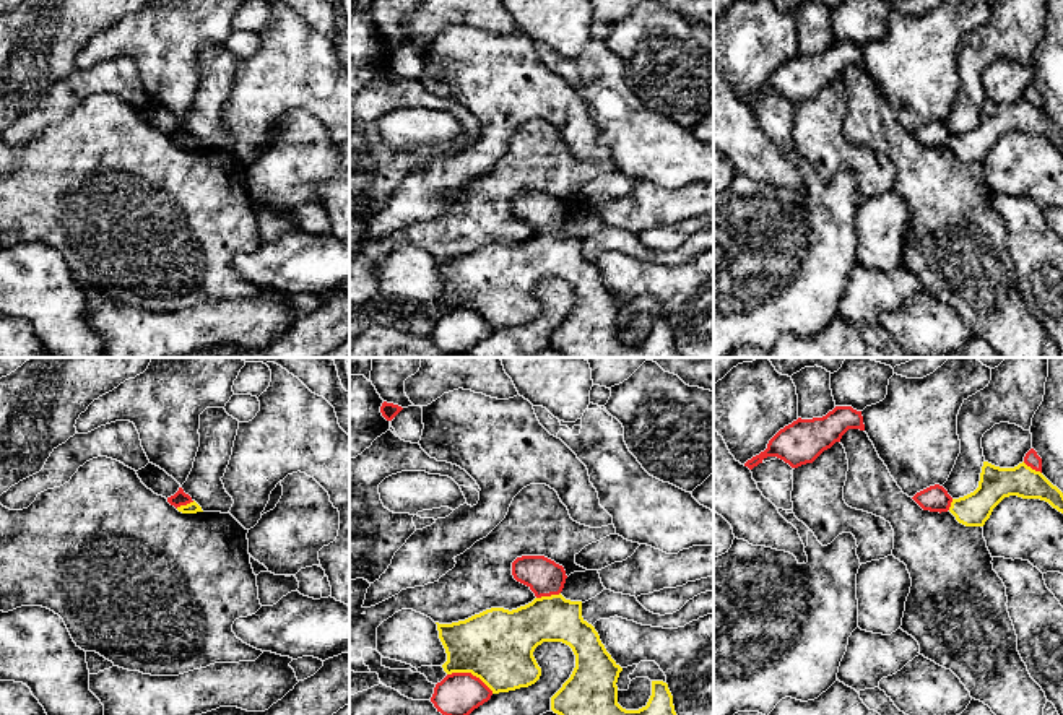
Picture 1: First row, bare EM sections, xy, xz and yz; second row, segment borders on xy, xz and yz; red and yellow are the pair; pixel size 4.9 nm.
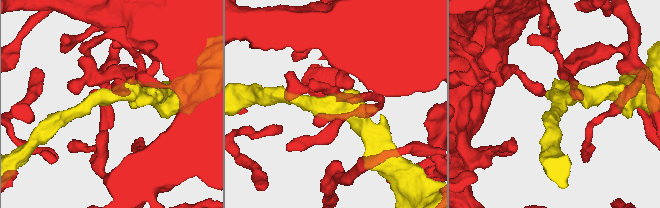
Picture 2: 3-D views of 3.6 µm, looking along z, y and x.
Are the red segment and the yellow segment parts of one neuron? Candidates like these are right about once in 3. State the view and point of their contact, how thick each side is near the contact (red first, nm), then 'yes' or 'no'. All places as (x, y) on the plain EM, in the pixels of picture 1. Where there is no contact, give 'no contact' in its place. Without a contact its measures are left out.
xz (470, 309) | 220/360 nm | no

